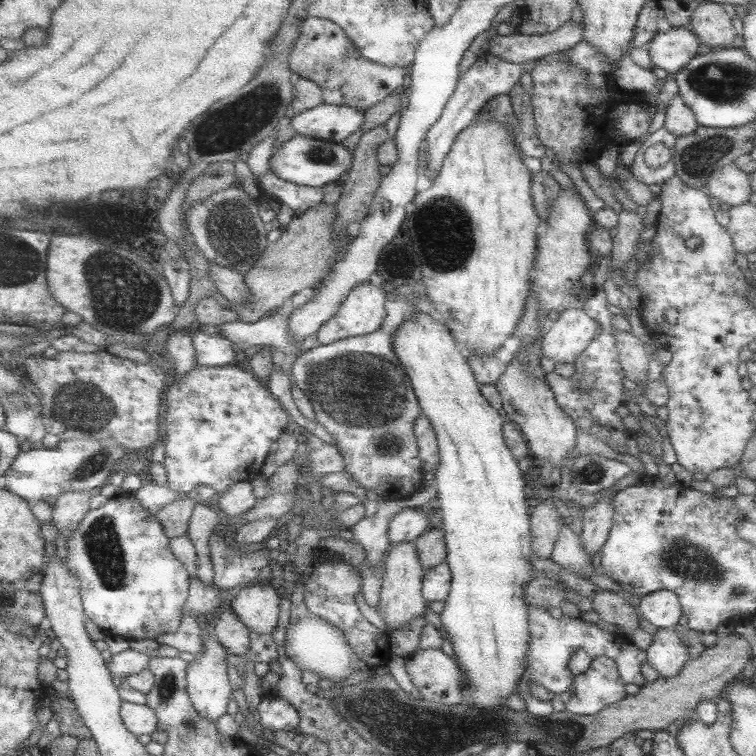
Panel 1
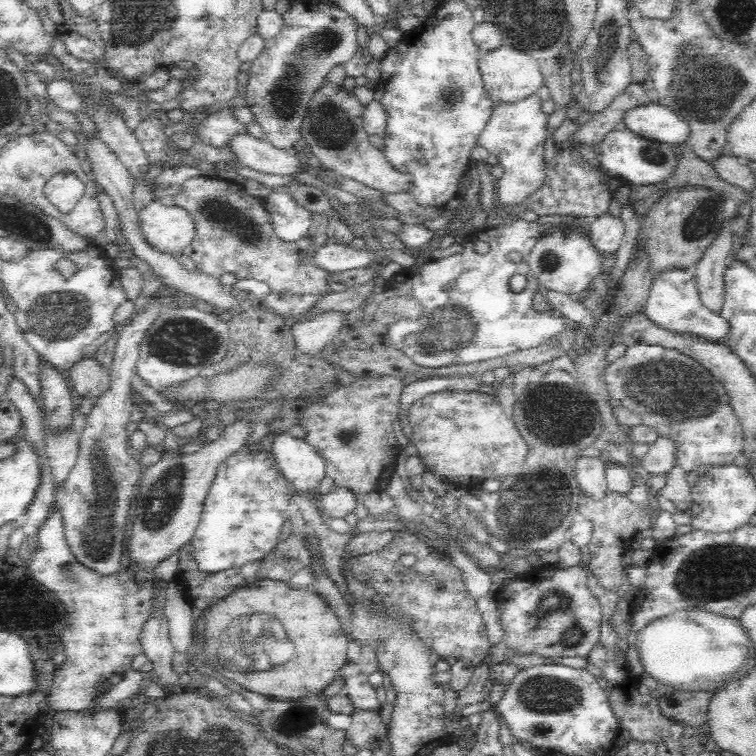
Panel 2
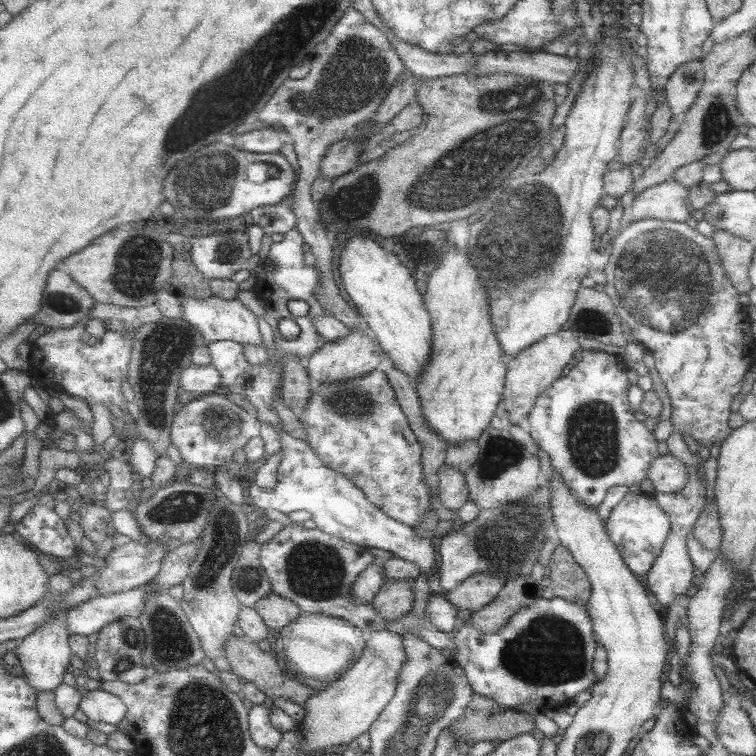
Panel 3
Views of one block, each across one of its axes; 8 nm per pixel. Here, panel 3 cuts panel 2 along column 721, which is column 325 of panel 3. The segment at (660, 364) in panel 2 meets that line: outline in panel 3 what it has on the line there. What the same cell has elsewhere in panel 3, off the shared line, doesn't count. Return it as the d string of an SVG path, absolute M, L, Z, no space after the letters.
M375 370L359 378L321 382L319 388L313 390L305 412L299 414L299 420L305 428L305 440L309 442L309 446L313 446L313 450L317 450L325 466L351 478L361 490L365 490L367 498L377 504L385 514L397 518L407 526L419 528L423 526L425 518L435 512L431 508L433 488L427 480L421 440L417 440L417 436L413 434L411 422L397 398L397 390L385 372Z

